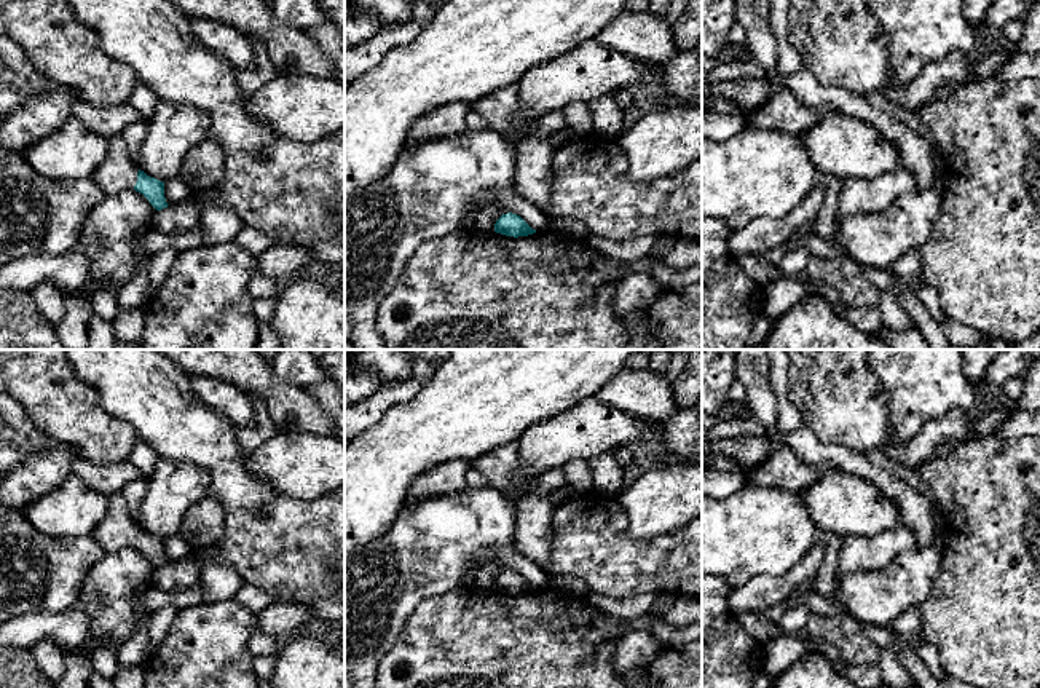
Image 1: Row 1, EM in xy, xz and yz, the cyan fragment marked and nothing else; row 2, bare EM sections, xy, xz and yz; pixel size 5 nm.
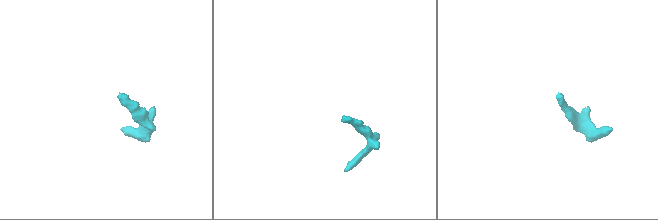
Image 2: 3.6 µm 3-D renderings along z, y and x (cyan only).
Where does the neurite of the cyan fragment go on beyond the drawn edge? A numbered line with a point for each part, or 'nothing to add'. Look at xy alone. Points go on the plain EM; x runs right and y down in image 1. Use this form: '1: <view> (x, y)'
1: xy (117, 530)

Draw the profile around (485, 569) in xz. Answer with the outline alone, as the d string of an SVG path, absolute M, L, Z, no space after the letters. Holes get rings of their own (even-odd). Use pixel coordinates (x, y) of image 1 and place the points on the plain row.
M510 549L479 554L469 568L472 584L480 589L494 589L496 578L507 570L520 573L536 589L546 589L550 579L542 567Z

